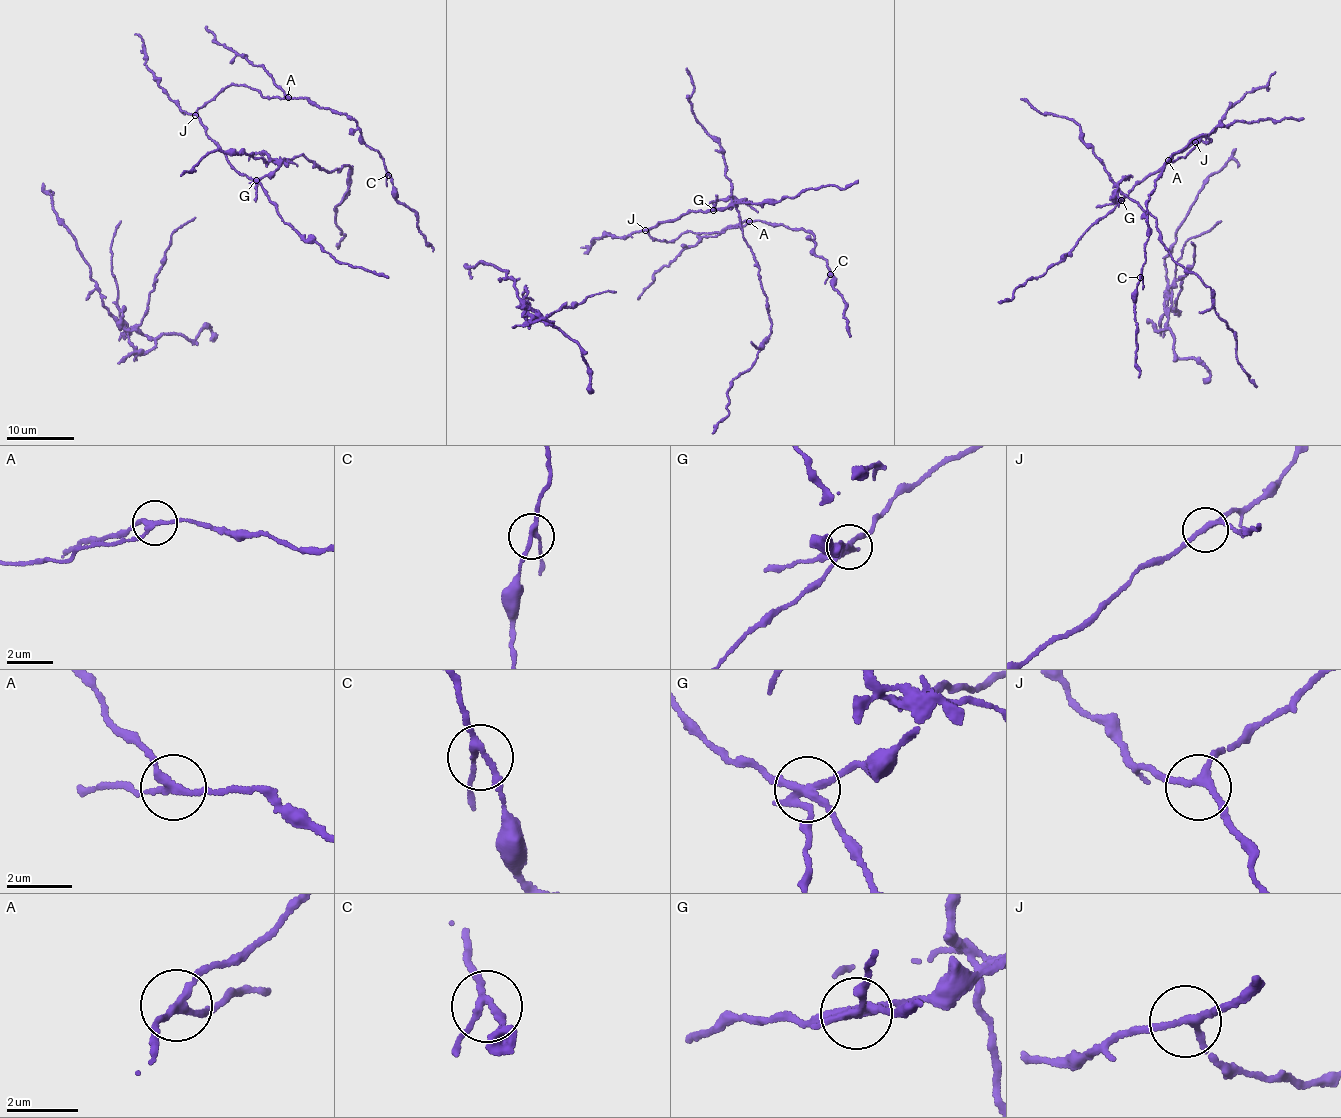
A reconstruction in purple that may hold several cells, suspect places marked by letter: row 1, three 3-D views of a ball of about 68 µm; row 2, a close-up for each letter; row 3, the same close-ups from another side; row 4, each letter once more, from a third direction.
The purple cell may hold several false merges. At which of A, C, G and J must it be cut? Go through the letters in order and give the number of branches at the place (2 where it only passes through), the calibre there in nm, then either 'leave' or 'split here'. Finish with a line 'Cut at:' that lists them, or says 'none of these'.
A: branches 3; calibre 190 nm; split here
C: branches 3; calibre 170 nm; leave
G: branches 4; calibre 220 nm; split here
J: branches 3; calibre 190 nm; leave
Cut at: A, G

